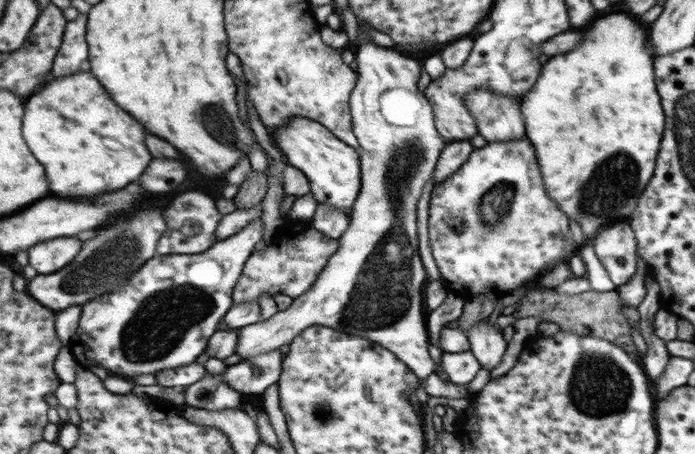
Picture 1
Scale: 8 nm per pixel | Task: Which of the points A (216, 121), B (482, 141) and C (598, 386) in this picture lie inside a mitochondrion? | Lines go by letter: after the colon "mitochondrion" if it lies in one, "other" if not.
A: mitochondrion
B: other
C: mitochondrion

